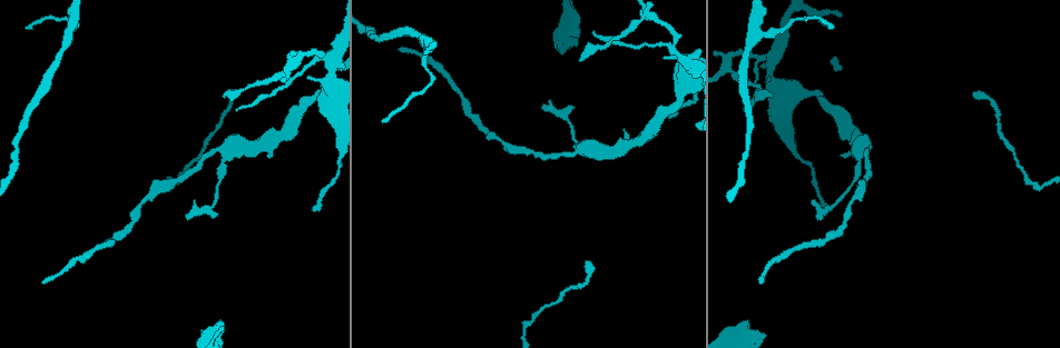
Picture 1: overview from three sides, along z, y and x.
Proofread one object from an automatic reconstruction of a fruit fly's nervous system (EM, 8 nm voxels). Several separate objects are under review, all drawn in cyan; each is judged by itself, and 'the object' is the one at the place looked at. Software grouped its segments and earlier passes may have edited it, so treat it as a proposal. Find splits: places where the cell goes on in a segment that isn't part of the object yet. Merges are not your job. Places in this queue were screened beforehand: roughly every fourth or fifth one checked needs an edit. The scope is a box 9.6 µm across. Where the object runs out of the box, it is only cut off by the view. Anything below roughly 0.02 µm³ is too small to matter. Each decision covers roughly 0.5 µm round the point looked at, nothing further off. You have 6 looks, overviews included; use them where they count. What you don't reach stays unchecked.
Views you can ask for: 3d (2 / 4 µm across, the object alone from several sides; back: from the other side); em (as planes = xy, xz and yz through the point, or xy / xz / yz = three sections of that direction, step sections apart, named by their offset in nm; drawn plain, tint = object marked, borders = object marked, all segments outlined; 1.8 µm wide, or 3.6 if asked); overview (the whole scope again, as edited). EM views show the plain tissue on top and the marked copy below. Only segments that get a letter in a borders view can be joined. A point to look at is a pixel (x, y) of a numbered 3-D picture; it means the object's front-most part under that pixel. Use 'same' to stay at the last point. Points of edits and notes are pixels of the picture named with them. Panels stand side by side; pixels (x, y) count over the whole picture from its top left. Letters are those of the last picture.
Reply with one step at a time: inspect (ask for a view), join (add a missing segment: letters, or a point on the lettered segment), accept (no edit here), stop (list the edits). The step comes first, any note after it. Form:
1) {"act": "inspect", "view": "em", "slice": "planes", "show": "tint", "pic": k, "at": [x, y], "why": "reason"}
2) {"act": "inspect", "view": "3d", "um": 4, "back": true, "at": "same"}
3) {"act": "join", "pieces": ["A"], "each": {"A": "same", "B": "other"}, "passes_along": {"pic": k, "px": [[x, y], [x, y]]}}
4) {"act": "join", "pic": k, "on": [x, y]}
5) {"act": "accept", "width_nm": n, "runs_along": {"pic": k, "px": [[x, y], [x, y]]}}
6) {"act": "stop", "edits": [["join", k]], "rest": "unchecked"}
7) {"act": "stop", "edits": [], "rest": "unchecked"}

{"act": "inspect", "view": "em", "um": 3.6, "slice": "planes", "show": "borders", "pic": 1, "at": [860, 150], "why": "arms part here"}

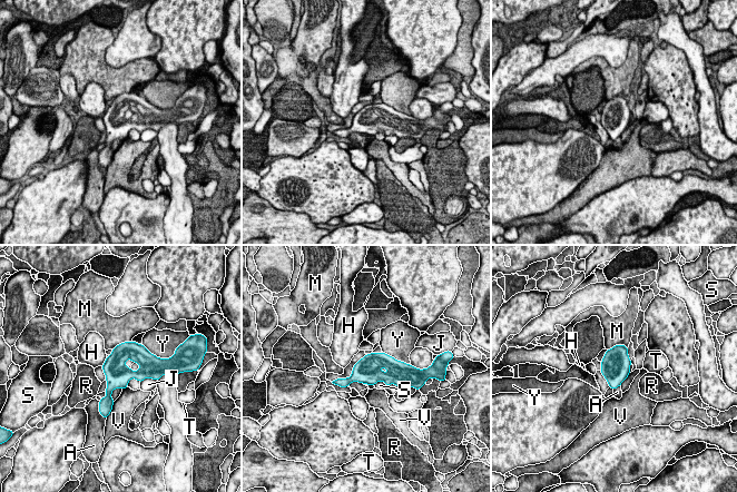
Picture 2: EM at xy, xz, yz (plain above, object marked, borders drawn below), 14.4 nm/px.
{"act": "accept", "width_nm": 380, "each": {"A": "other", "H": "other", "J": "other", "M": "other", "R": "other", "S": "other", "T": "other", "V": "other", "Y": "other"}, "border": {"pic": 2, "px": [[139, 382], [131, 379], [127, 385]]}, "found": "none of them fits"}

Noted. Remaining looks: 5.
{"act": "inspect", "view": "em", "slice": "planes", "show": "borders", "pic": 1, "at": [312, 208]}

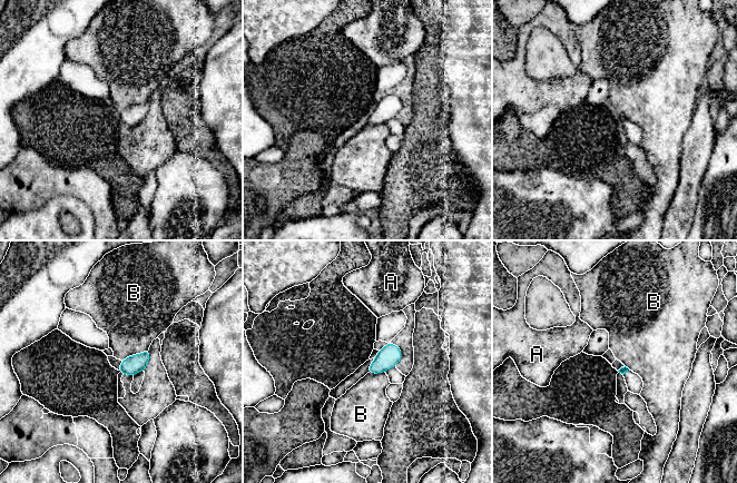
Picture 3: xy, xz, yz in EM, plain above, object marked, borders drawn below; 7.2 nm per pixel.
{"act": "accept", "longest_contact_nm": ["B", 220], "each": {"A": "other", "B": "other"}, "border": {"pic": 3, "px": [[148, 348], [131, 354], [121, 361]]}, "found": "no lettered segment goes on from it"}

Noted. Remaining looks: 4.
{"act": "inspect", "view": "3d", "um": 2, "pic": 1, "at": [748, 321], "why": "branch stops here"}

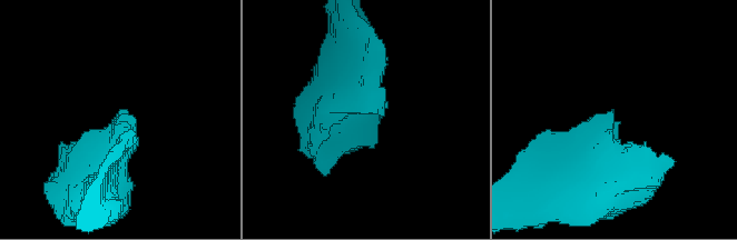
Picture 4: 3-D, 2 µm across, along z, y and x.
{"act": "inspect", "view": "em", "slice": "xz", "step": 4, "show": "borders", "pic": 4, "at": [614, 116]}

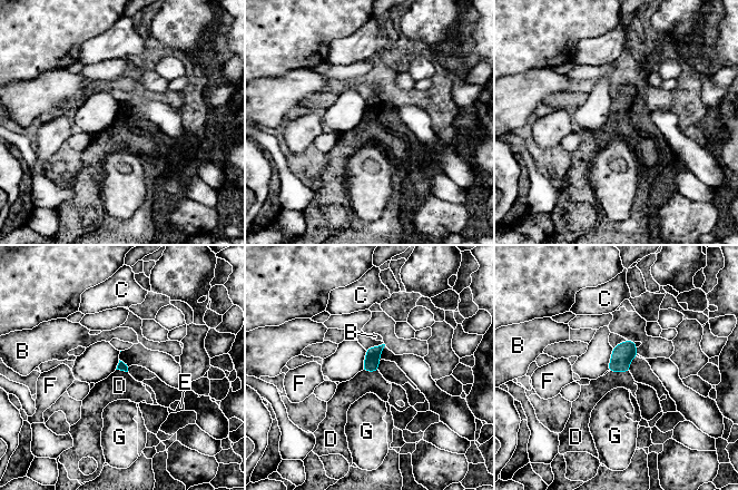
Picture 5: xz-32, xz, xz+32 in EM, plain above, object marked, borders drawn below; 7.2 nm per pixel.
{"act": "inspect", "view": "em", "slice": "planes", "show": "borders", "at": "same", "why": "another direction"}

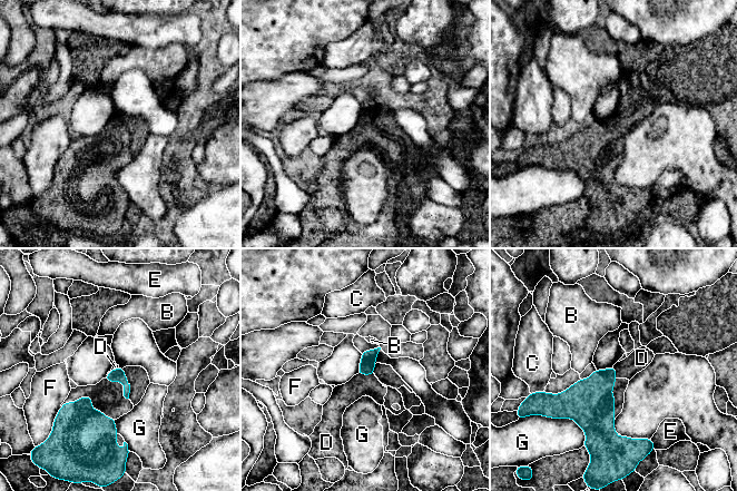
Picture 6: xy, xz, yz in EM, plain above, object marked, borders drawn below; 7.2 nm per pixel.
{"act": "join", "pic": 6, "on": [343, 395], "longest_contact_nm": ["G", 300], "each": {"B": "other", "C": "other", "D": "same", "E": "other", "F": "other", "G": "other"}, "found": "it goes on there"}

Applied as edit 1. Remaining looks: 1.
{"act": "stop", "edits": [["join", 6]], "rest": "unchecked"}

